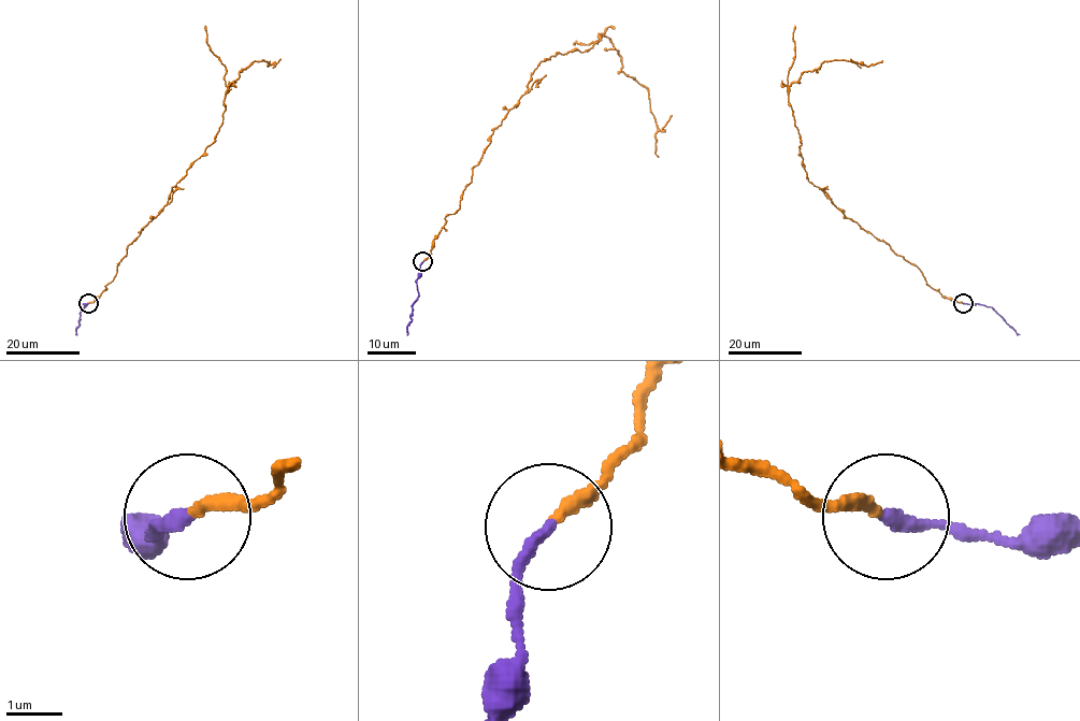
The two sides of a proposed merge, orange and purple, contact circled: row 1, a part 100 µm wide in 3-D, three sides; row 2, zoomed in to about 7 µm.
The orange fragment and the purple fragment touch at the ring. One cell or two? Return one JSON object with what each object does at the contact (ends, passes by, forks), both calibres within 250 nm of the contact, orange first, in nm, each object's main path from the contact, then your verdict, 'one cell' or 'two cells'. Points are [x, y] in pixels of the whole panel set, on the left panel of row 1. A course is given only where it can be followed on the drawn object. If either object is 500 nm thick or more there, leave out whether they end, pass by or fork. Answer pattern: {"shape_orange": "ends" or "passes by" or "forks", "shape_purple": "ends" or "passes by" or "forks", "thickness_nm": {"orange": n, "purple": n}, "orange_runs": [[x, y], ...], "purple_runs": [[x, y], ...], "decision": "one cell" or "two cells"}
{"shape_orange": "ends", "shape_purple": "ends", "thickness_nm": {"orange": 240, "purple": 240}, "orange_runs": [[88, 303], [113, 279], [127, 247], [214, 140], [225, 95], [242, 69], [270, 60]], "purple_runs": [[88, 303], [83, 304], [75, 334]], "decision": "two cells"}

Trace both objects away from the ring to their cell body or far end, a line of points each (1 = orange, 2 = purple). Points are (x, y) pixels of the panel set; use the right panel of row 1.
1: (962, 303), (945, 298), (917, 267), (847, 218), (808, 181), (802, 163), (788, 86), (824, 61), (882, 60)
2: (963, 303), (992, 307), (1019, 334)

